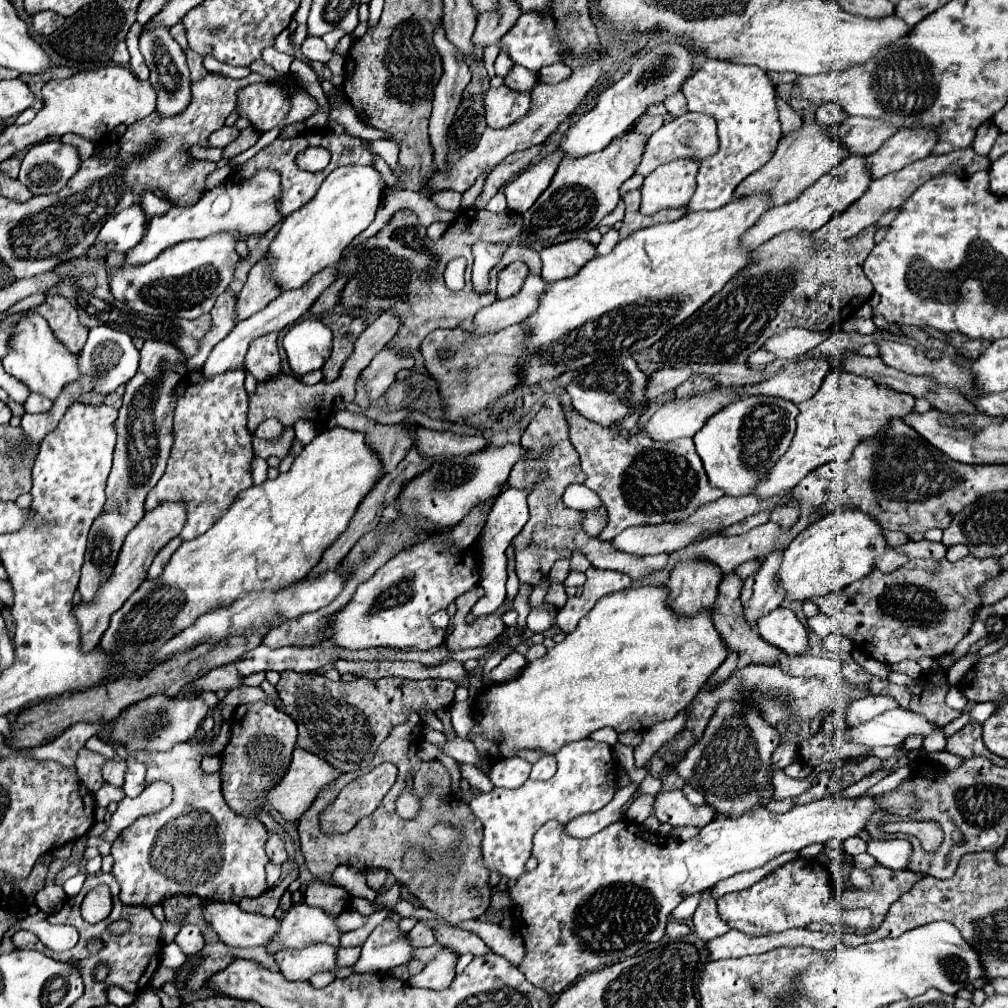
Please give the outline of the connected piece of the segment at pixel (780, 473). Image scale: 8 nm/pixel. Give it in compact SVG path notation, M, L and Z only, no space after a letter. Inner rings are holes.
M830 370L824 376L820 390L806 402L798 406L798 428L788 452L774 464L768 480L762 480L754 494L758 498L776 496L780 492L792 490L808 472L818 468L820 464L832 460L850 460L856 444L860 440L868 440L868 436L876 436L888 424L888 420L896 416L906 416L914 408L914 396L896 392L884 384L874 382L872 378L864 378L852 372Z

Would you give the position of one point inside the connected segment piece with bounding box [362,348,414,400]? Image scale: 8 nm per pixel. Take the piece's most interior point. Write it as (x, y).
(381, 372)

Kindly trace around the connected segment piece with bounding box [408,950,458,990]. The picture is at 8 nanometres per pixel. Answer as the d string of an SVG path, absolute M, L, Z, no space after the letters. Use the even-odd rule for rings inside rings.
M450 950L440 952L430 964L424 966L424 970L408 980L408 984L416 988L426 988L426 990L444 990L452 984L454 980L454 966L456 966L456 954Z

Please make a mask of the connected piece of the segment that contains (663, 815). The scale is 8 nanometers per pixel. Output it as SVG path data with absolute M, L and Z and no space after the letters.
M682 790L654 794L652 816L672 826L706 826L714 818L710 806L692 806Z

